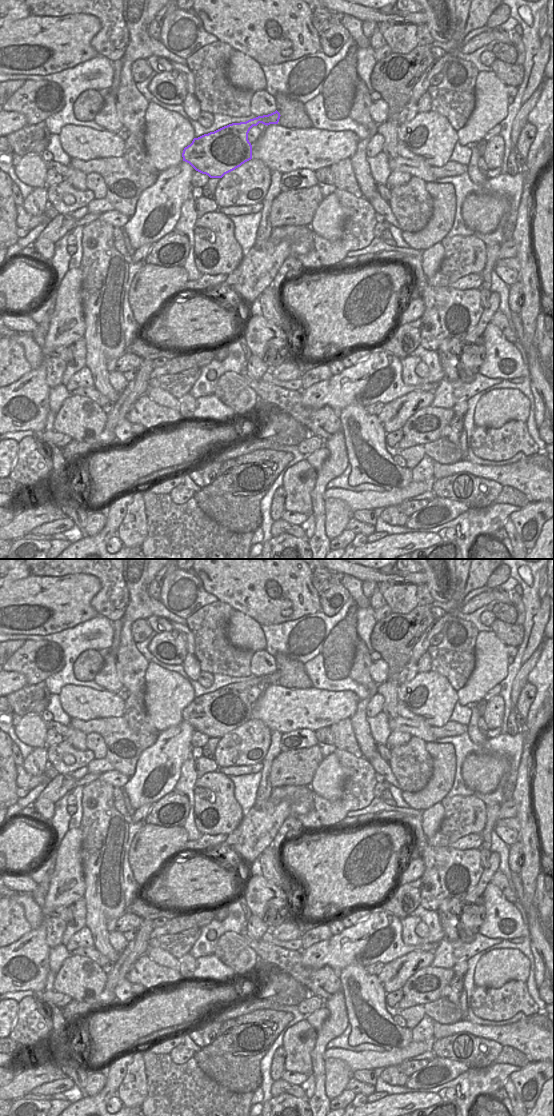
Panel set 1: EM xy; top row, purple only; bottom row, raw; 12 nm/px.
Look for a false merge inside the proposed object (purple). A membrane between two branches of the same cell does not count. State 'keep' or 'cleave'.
keep

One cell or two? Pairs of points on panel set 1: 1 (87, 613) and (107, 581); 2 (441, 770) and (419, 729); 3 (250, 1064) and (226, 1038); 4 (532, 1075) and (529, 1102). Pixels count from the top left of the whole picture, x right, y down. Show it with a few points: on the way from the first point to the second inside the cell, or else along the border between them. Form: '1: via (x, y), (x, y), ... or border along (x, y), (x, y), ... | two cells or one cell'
1: border along (100, 584), (91, 600), (97, 614) | two cells
2: border along (435, 741), (426, 743) | two cells
3: via (244, 1058), (232, 1044) | one cell
4: via (529, 1082), (529, 1095) | one cell

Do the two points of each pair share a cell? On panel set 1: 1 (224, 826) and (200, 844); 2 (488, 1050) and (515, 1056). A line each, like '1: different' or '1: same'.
1: different
2: different

